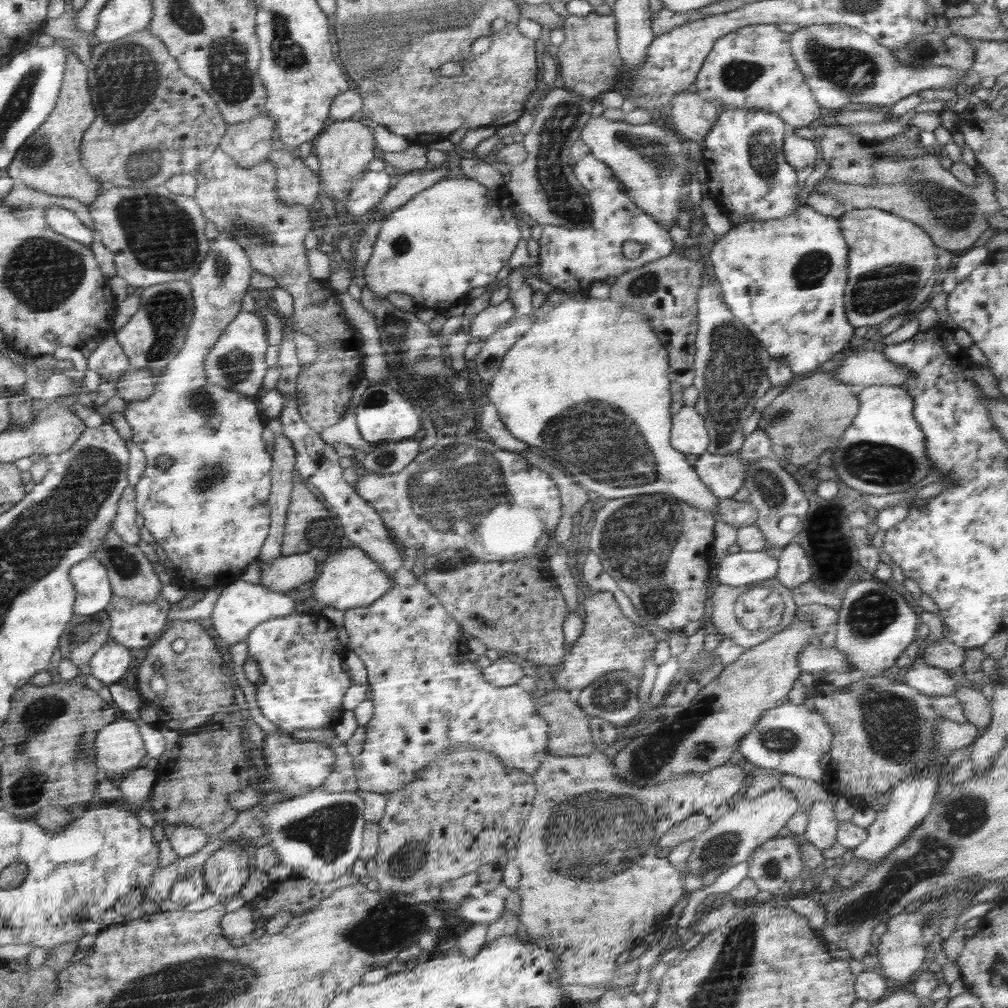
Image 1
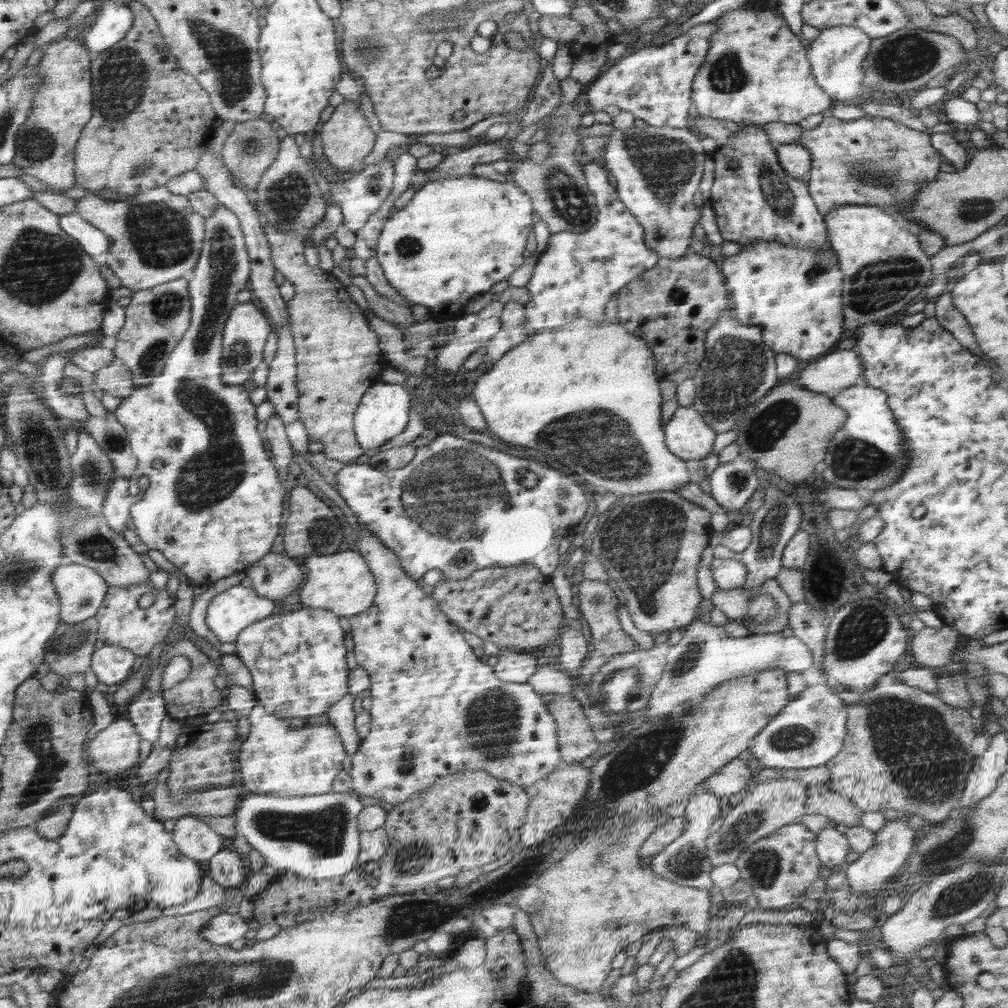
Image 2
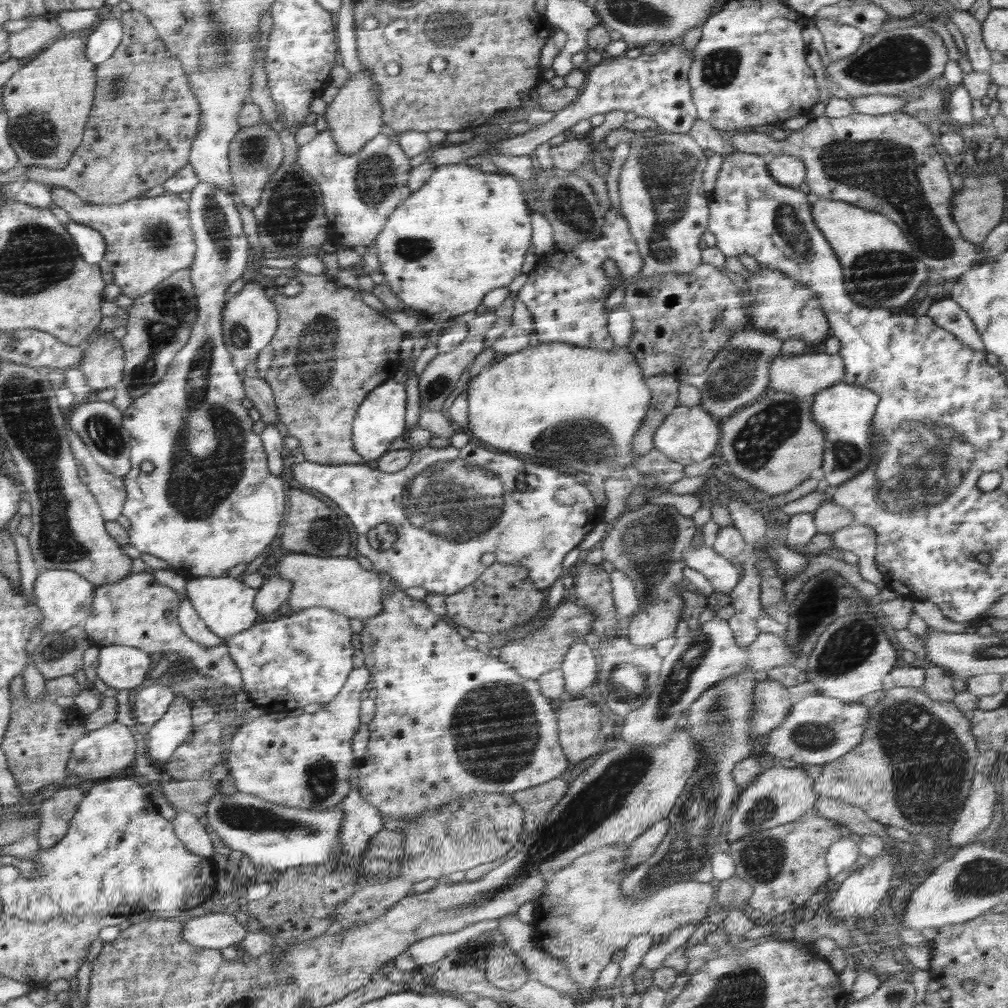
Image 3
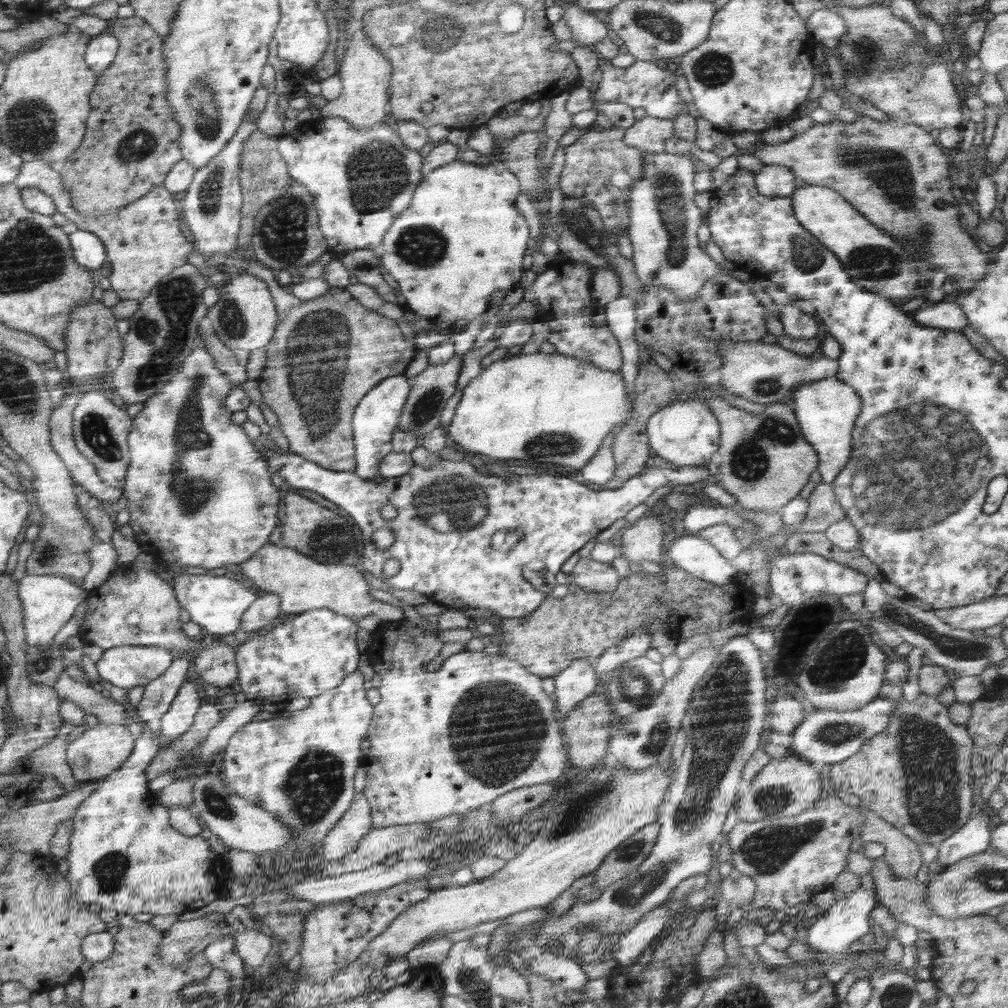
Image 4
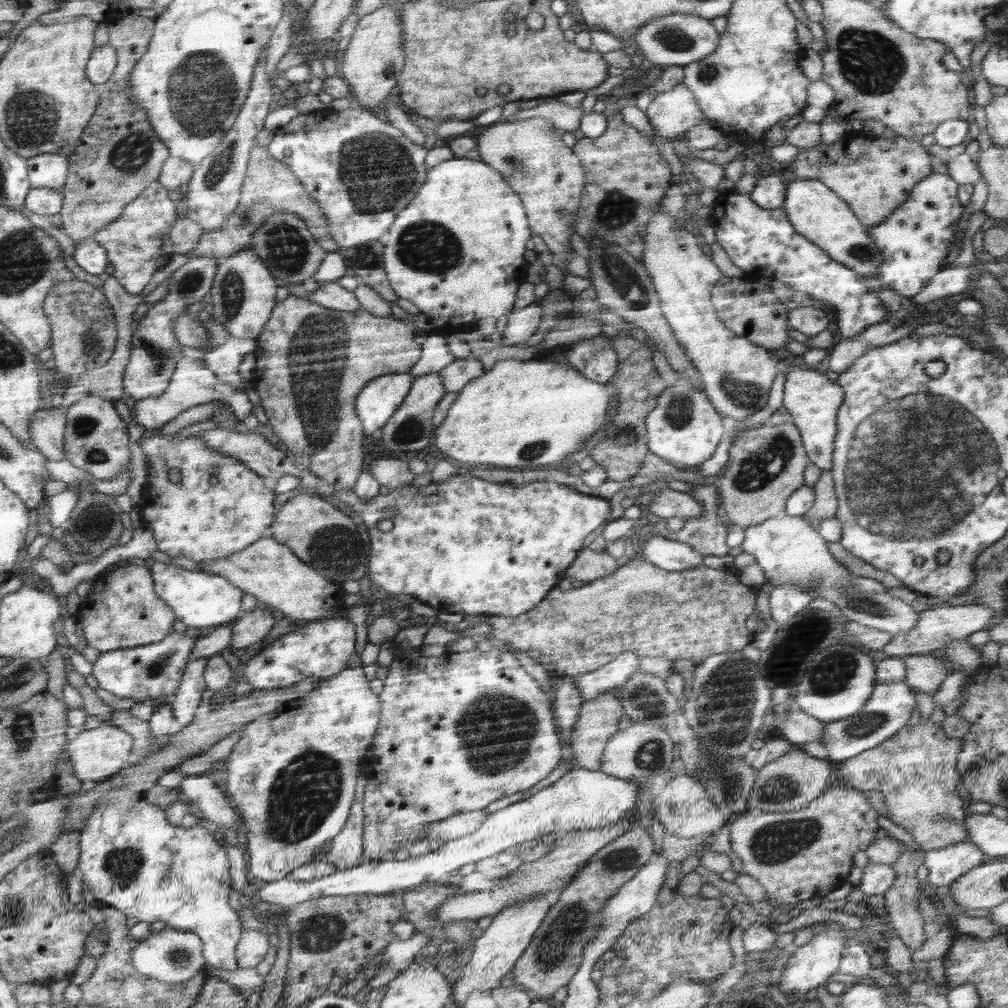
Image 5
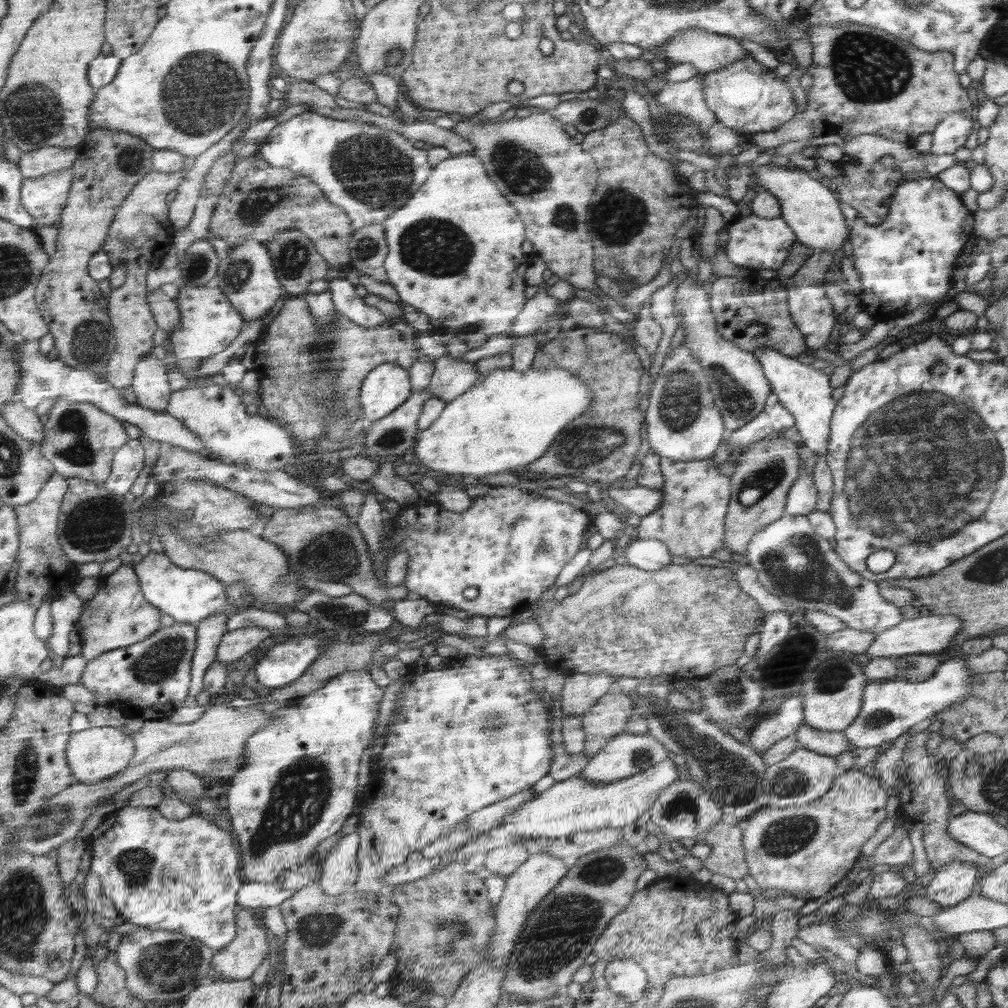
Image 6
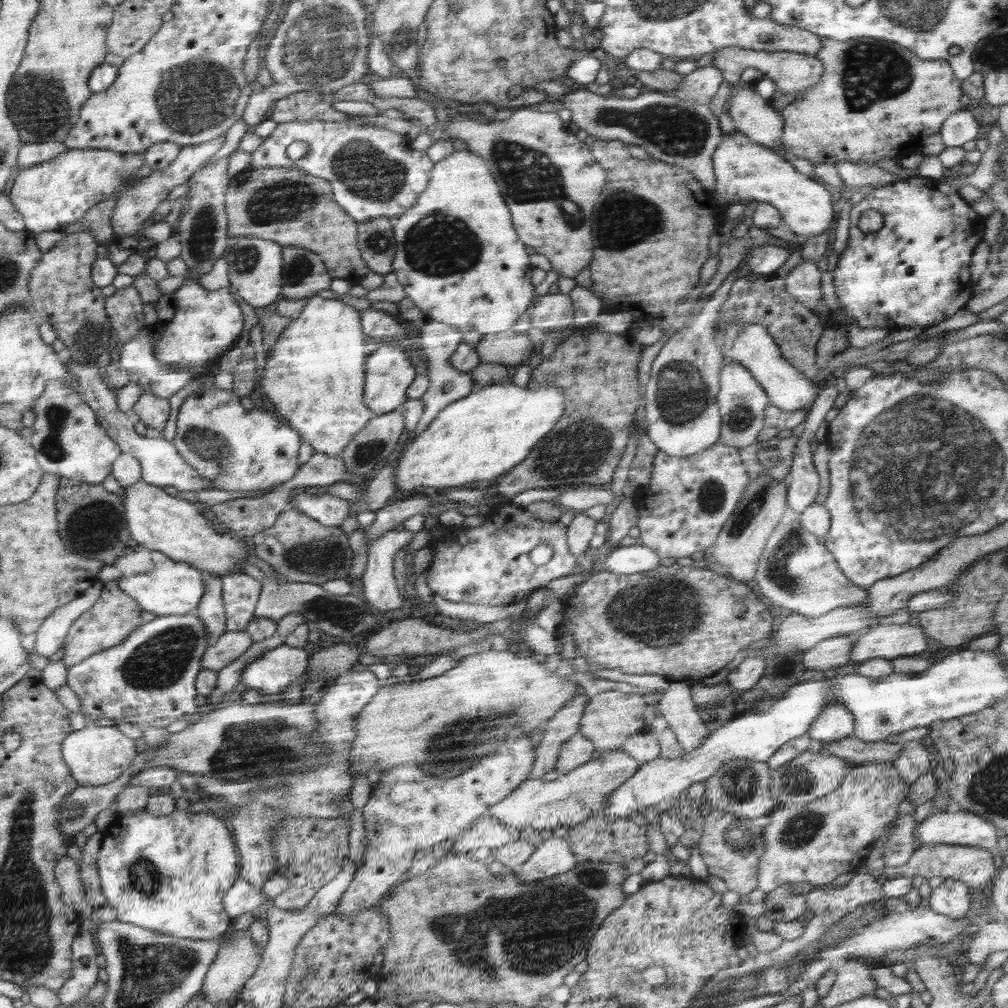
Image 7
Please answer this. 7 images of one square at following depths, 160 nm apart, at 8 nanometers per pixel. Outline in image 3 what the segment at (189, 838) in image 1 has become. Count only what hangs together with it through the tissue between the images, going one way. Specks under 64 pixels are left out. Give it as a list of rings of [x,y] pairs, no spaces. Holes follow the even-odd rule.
[[[186,811],[176,813],[172,822],[180,840],[193,853],[203,857],[212,857],[216,851],[220,850],[219,847],[215,847],[210,835],[206,833],[205,826],[200,823],[200,818],[195,814]]]

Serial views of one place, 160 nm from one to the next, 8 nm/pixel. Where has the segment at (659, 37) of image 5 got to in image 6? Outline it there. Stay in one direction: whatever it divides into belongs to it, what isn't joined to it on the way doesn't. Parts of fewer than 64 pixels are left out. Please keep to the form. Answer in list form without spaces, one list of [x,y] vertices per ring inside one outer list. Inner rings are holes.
[[[687,28],[675,34],[659,51],[661,59],[670,64],[690,63],[700,73],[725,68],[749,54],[733,37]]]

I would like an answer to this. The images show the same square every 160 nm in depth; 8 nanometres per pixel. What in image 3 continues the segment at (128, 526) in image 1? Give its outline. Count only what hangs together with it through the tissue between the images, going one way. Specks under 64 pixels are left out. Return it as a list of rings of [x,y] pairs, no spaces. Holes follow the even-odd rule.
[[[67,430],[67,439],[71,443],[84,483],[99,503],[103,518],[106,522],[116,521],[125,503],[126,491],[123,477],[117,477],[104,471],[89,454],[88,448],[72,430]]]

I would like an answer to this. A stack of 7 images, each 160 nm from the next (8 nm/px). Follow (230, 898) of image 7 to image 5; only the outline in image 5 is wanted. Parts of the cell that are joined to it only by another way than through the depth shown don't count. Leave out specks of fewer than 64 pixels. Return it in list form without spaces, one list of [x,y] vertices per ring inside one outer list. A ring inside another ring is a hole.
[[[576,767],[573,768],[572,770],[568,770],[567,773],[564,776],[562,776],[562,778],[559,778],[556,782],[553,782],[550,786],[547,786],[546,789],[542,789],[540,792],[536,793],[535,795],[522,799],[521,801],[511,804],[506,808],[497,810],[493,813],[489,813],[487,815],[487,820],[485,820],[483,824],[480,825],[480,828],[476,830],[476,832],[463,836],[462,838],[459,839],[446,841],[446,844],[444,846],[441,846],[438,850],[435,850],[434,852],[423,854],[422,856],[417,856],[417,857],[411,856],[409,858],[406,858],[405,860],[394,860],[393,858],[389,857],[383,861],[372,861],[369,863],[363,862],[361,865],[356,866],[354,868],[348,868],[348,870],[344,871],[336,871],[334,874],[330,874],[329,876],[320,879],[315,879],[312,881],[290,881],[288,880],[288,878],[285,878],[283,880],[270,882],[270,883],[253,884],[249,892],[253,896],[253,900],[263,901],[266,903],[270,903],[272,905],[277,905],[277,907],[279,908],[288,908],[296,906],[302,904],[302,902],[312,901],[314,899],[322,897],[354,896],[356,894],[382,895],[382,894],[392,894],[395,892],[403,893],[406,890],[418,887],[419,885],[424,885],[425,883],[432,883],[435,881],[438,882],[439,879],[445,874],[448,874],[454,870],[459,870],[461,867],[469,863],[476,863],[477,861],[488,858],[489,856],[500,854],[500,852],[502,852],[503,850],[510,848],[524,848],[525,846],[528,846],[531,841],[535,839],[540,840],[542,836],[546,836],[546,834],[552,834],[552,832],[556,832],[559,835],[564,835],[566,833],[571,834],[572,832],[580,832],[581,830],[592,830],[594,828],[604,828],[606,826],[612,826],[613,824],[618,824],[618,821],[623,820],[623,818],[627,816],[627,814],[631,812],[631,810],[635,810],[636,804],[638,804],[638,792],[640,792],[640,783],[638,782],[638,780],[616,778],[615,776],[604,774],[603,771],[600,770],[588,770],[582,767],[578,768]]]

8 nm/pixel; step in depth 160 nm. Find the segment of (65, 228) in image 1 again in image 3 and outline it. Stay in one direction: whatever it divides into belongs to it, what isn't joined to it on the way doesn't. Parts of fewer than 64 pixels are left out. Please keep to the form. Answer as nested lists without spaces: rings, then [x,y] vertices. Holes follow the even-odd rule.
[[[72,220],[65,226],[68,234],[71,234],[72,238],[75,239],[84,262],[90,264],[99,263],[102,256],[104,256],[104,248],[107,248],[107,244],[104,244],[103,234],[100,234],[98,230],[94,230],[91,226]]]

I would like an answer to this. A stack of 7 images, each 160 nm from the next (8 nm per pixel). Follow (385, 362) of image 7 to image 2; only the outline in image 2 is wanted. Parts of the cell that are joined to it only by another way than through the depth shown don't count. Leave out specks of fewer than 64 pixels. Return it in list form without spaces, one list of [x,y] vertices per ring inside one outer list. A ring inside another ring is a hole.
[[[378,382],[372,386],[372,390],[368,390],[368,394],[364,394],[364,402],[360,402],[360,410],[356,410],[356,433],[355,437],[360,438],[360,447],[363,451],[370,448],[378,448],[384,442],[388,442],[390,438],[398,436],[406,424],[408,424],[408,408],[410,408],[410,396],[408,392],[398,386],[398,384],[384,384]]]

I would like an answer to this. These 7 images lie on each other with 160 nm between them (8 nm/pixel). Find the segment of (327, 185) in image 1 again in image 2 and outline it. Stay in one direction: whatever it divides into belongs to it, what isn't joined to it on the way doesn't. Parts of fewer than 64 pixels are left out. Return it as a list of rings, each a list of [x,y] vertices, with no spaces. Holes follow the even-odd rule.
[[[344,101],[341,105],[334,107],[334,112],[326,120],[320,123],[319,134],[321,136],[323,154],[328,158],[330,165],[334,166],[340,172],[352,170],[356,162],[360,162],[362,158],[367,158],[375,146],[374,132],[370,130],[366,118],[360,109],[360,105],[353,101]]]

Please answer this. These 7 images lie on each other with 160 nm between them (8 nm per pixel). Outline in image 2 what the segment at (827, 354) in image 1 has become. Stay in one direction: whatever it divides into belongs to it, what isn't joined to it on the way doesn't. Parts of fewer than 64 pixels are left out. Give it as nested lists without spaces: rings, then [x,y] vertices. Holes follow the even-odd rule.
[[[864,115],[856,120],[843,121],[830,116],[824,117],[822,122],[812,129],[803,129],[796,141],[811,151],[811,177],[808,180],[811,197],[824,217],[832,209],[842,205],[870,205],[892,211],[894,208],[911,204],[922,185],[932,183],[937,179],[942,156],[932,146],[931,135],[910,129],[900,121],[883,117]],[[773,240],[742,244],[738,255],[724,255],[722,266],[735,304],[735,317],[748,326],[759,326],[767,346],[777,354],[793,356],[802,366],[840,342],[845,325],[844,275],[829,241],[819,250],[796,248]]]

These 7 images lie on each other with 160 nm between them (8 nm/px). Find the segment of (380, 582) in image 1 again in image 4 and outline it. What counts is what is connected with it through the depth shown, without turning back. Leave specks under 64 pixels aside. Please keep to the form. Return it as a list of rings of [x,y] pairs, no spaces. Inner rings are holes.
[[[268,543],[254,556],[238,564],[238,568],[247,583],[258,593],[263,591],[277,594],[282,612],[296,615],[320,608],[334,610],[357,621],[374,614],[385,622],[400,621],[408,614],[400,607],[370,597],[369,588],[372,586],[355,566],[316,562],[316,559],[308,558],[308,555],[290,547]]]

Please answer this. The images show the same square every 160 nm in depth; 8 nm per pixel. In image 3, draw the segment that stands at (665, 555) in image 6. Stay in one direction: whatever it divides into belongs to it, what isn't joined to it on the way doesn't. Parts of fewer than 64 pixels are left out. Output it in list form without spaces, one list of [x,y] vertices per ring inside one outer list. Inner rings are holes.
[[[704,538],[703,543],[700,545],[694,545],[694,543],[692,543],[691,545],[687,546],[686,561],[688,568],[693,568],[698,572],[701,572],[708,580],[710,580],[710,584],[713,586],[714,591],[716,592],[723,592],[728,594],[738,584],[738,582],[740,582],[740,569],[738,571],[738,569],[732,565],[729,559],[727,559],[725,556],[722,556],[721,554],[718,554],[713,549],[713,547],[707,547],[707,544],[704,543]]]

